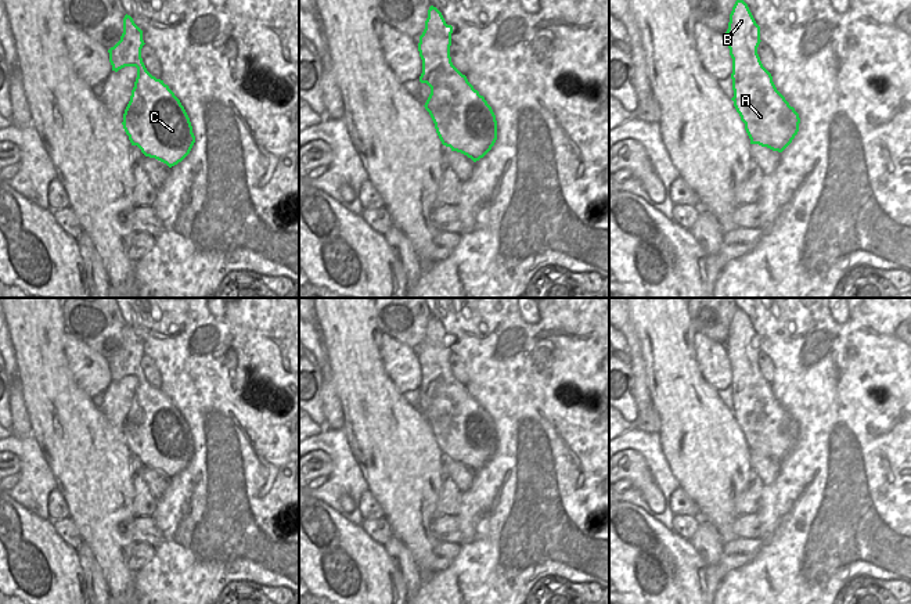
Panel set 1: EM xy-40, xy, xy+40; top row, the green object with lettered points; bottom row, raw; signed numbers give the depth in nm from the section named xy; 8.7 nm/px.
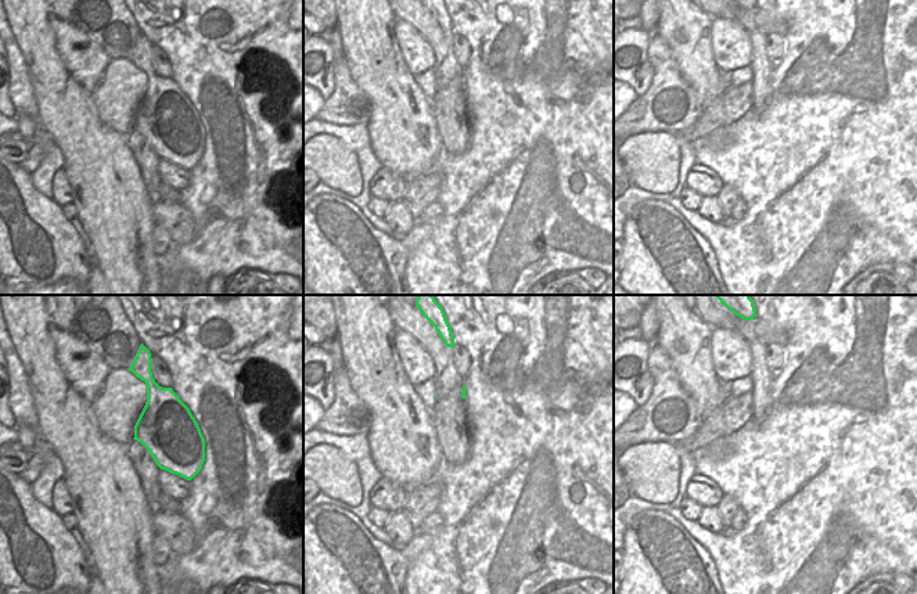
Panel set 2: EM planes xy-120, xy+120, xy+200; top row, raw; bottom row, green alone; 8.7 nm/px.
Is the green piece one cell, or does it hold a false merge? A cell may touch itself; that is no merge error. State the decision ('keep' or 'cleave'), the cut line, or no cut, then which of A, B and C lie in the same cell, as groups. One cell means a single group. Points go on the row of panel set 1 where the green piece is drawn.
keep; cut none; groups A B C

